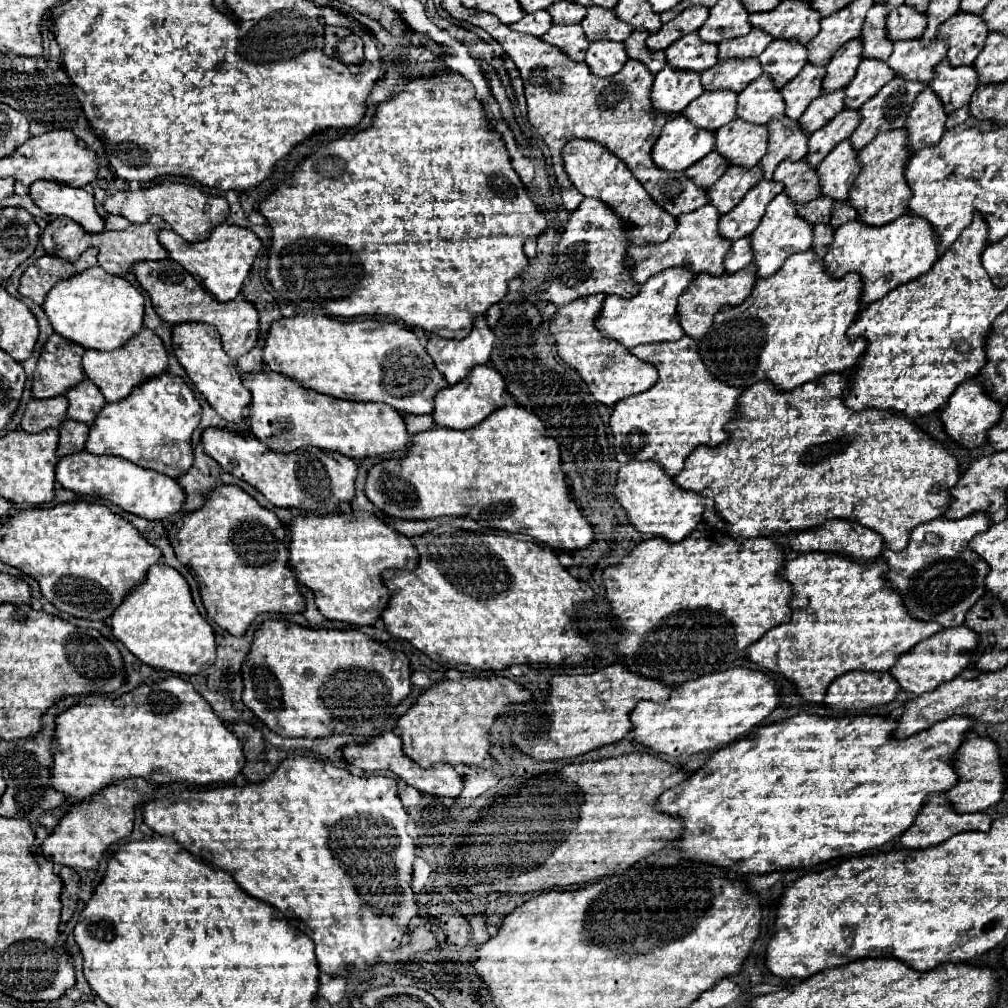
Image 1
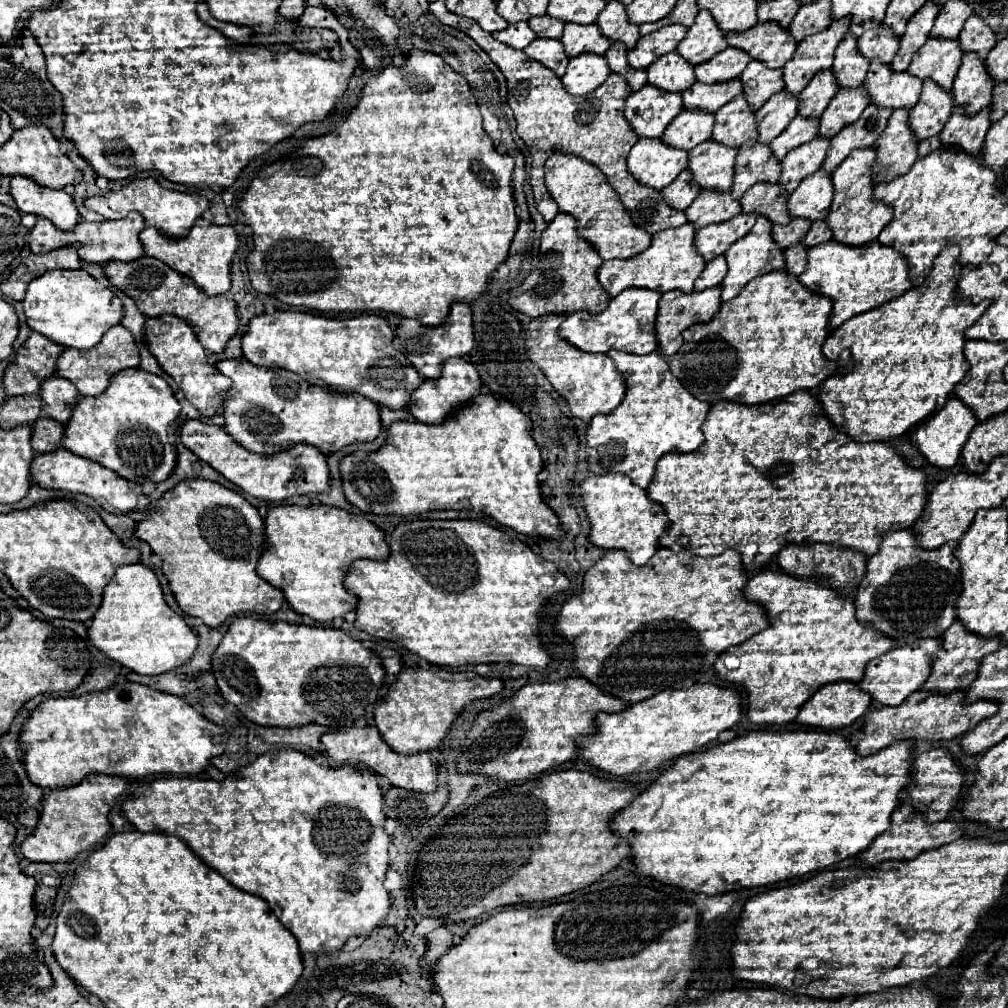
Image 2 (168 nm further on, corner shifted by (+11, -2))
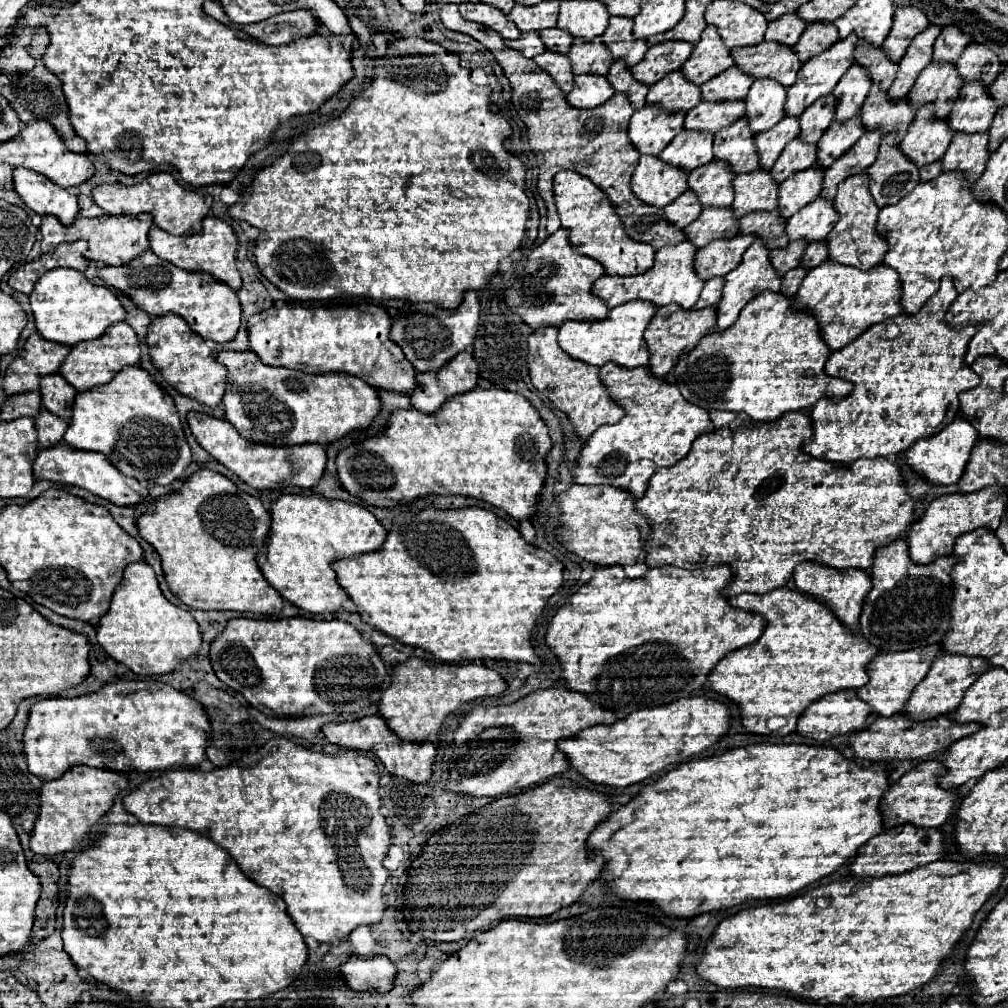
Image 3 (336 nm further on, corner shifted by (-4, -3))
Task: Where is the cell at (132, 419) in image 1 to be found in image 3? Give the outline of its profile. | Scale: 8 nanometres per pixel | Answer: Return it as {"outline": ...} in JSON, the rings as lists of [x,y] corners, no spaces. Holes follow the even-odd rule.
{"outline":[[[139,365],[123,367],[107,385],[77,393],[65,443],[73,449],[99,451],[123,475],[157,485],[171,485],[191,463],[191,449],[173,397]]]}

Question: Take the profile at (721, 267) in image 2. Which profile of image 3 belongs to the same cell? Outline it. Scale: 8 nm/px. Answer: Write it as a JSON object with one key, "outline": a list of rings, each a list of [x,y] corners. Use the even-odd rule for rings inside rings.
{"outline":[[[713,277],[705,283],[703,291],[701,291],[701,297],[699,301],[695,303],[693,309],[699,309],[699,307],[709,307],[709,305],[717,305],[719,299],[721,299],[721,291],[725,287],[725,277]]]}

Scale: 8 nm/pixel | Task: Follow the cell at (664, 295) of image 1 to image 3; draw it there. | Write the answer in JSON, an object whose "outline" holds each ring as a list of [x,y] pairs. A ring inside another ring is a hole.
{"outline":[[[629,301],[611,309],[607,319],[603,321],[567,321],[559,327],[559,345],[569,357],[585,361],[589,365],[601,367],[607,361],[615,361],[623,363],[623,367],[639,367],[643,363],[649,363],[649,349],[643,333],[657,309],[659,307],[649,301]]]}

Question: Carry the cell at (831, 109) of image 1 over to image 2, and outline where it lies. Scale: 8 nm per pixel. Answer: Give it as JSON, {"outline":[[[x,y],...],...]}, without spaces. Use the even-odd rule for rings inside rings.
{"outline":[[[796,116],[788,128],[772,140],[770,144],[770,150],[772,150],[772,156],[776,160],[782,160],[790,150],[810,142],[812,138],[816,138],[816,132],[818,132],[818,120],[810,120],[810,118],[800,118]]]}

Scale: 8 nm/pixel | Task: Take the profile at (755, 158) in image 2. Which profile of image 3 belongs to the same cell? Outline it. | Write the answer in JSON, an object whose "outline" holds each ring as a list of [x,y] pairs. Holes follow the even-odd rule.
{"outline":[[[759,167],[751,173],[739,173],[733,179],[735,201],[733,211],[743,217],[751,211],[771,211],[779,201],[779,183],[773,179],[771,171]]]}

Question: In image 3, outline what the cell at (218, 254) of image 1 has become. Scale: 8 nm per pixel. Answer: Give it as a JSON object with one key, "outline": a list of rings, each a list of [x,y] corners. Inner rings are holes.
{"outline":[[[205,217],[203,229],[195,235],[189,235],[189,237],[185,237],[185,235],[177,237],[177,235],[171,235],[171,233],[159,229],[159,227],[153,227],[149,231],[149,243],[151,243],[151,251],[157,257],[161,257],[161,259],[185,269],[185,271],[209,273],[235,291],[241,287],[241,275],[239,275],[237,263],[235,263],[239,239],[237,239],[235,231],[231,229],[231,225],[227,225],[225,221],[221,221],[217,217]]]}

